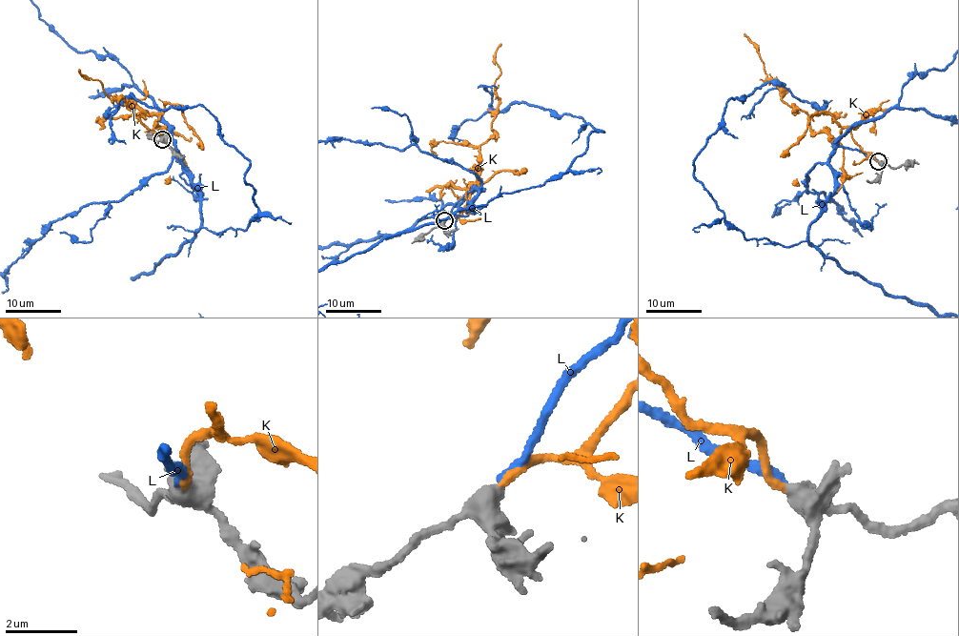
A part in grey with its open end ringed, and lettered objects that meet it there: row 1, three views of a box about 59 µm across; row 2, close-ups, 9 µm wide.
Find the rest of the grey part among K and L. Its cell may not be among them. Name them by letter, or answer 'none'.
K

